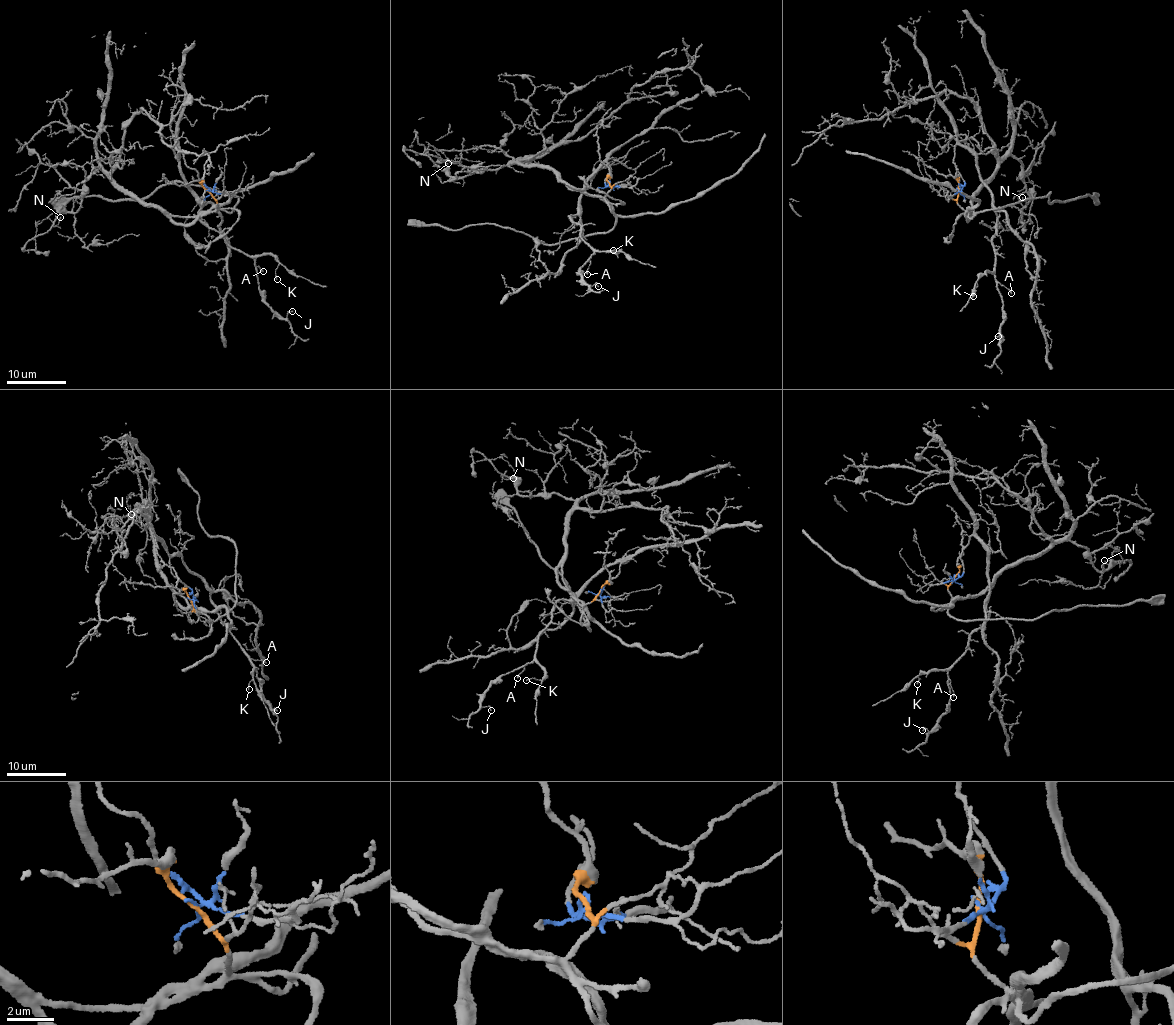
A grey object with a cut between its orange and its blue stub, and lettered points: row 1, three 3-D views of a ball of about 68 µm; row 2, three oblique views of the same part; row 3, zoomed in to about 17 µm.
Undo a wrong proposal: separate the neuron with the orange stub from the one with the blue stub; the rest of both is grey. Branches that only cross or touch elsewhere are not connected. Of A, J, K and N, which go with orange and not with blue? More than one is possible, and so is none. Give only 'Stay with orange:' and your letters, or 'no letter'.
Stay with orange: N

